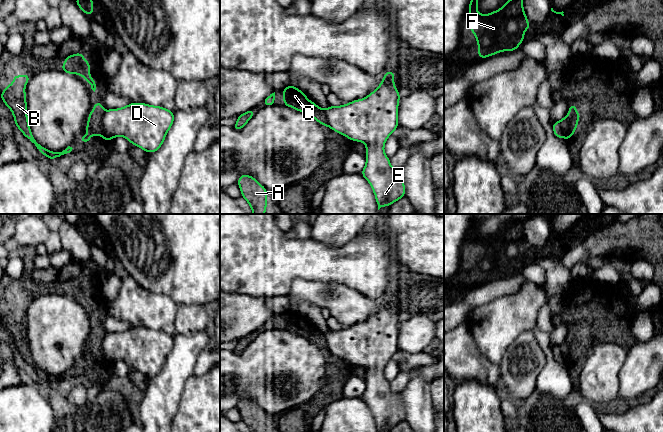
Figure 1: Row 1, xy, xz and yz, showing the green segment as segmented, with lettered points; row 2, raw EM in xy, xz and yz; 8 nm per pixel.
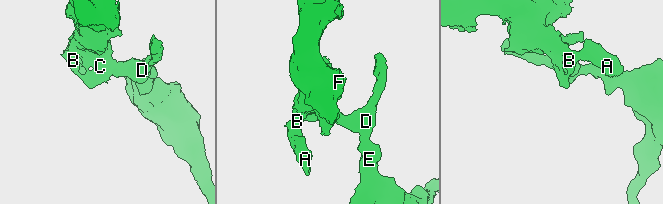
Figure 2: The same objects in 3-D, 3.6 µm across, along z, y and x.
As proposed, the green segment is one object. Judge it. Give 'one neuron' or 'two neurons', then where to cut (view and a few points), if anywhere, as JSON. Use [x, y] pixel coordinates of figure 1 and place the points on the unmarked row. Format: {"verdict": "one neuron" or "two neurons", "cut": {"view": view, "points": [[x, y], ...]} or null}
{"verdict": "two neurons", "cut": {"view": "xy", "points": [[103, 335], [99, 358]]}}

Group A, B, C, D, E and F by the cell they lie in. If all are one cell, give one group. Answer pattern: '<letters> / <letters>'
A B C F / D E

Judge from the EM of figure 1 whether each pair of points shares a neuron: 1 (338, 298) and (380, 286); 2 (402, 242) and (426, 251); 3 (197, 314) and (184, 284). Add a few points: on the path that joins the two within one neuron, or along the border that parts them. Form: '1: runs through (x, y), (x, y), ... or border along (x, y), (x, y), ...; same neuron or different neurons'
1: border along (338, 283), (356, 289), (376, 301); different neurons
2: runs through (408, 242), (417, 242), (420, 245); same neuron
3: border along (177, 304), (201, 304), (209, 308); different neurons

